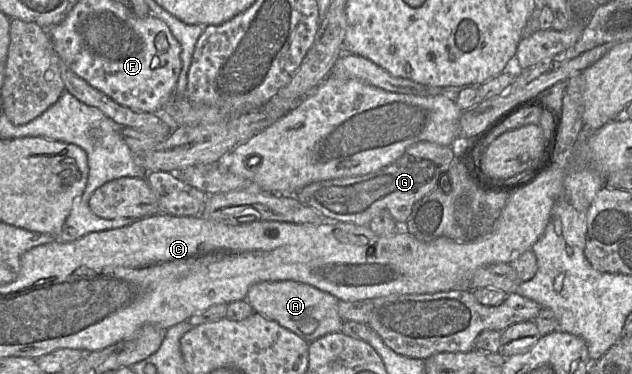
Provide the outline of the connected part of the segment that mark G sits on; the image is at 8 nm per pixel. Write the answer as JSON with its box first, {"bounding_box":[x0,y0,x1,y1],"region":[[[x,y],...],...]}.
{"bounding_box":[293,141,454,229],"region":[[[427,141],[417,142],[409,146],[395,162],[382,169],[355,177],[314,182],[293,196],[313,208],[324,219],[358,226],[368,226],[376,215],[388,210],[398,229],[408,220],[415,203],[437,186],[440,176],[447,172],[453,160],[454,150],[451,146]]]}

